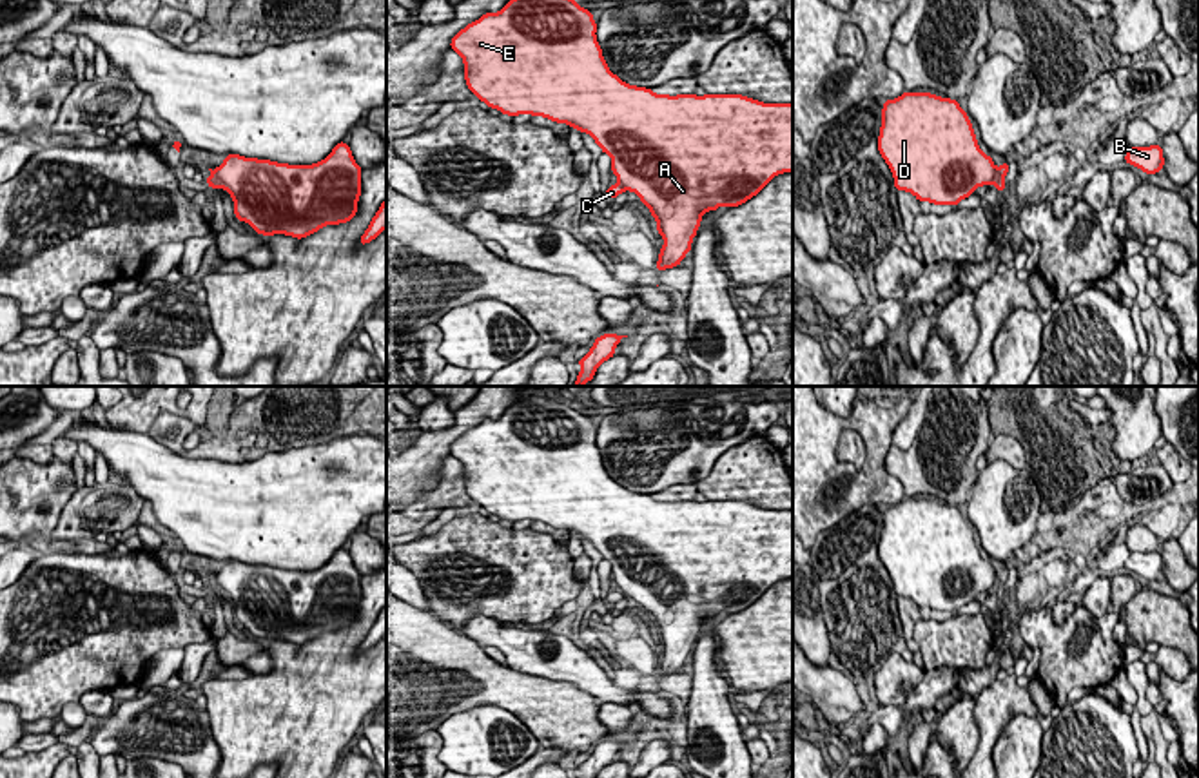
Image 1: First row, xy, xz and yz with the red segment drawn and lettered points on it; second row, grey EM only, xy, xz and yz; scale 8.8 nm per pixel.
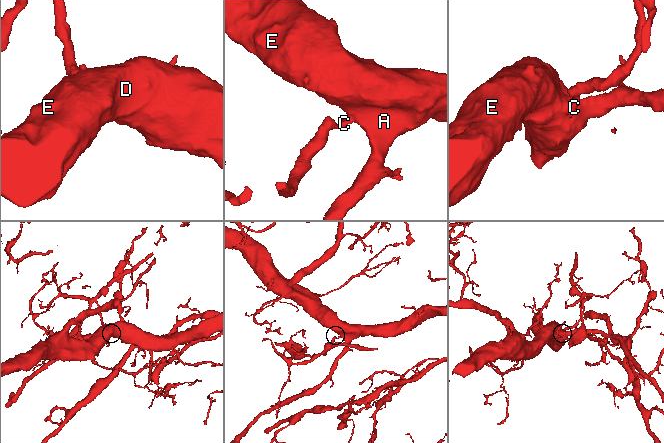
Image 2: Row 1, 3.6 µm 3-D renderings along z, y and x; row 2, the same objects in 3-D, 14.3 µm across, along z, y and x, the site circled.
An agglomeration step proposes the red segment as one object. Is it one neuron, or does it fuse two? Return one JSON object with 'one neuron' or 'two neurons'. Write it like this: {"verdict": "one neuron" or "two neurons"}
{"verdict": "two neurons"}

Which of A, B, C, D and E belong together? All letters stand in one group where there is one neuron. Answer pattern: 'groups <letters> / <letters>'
groups A B D E / C

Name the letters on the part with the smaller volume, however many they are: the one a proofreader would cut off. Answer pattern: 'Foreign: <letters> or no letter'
Foreign: C

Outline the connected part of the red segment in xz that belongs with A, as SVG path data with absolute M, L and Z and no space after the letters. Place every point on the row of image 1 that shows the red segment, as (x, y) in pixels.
M510 0L499 13L484 13L473 24L461 29L450 42L452 51L455 51L464 62L464 80L466 87L488 107L499 109L501 114L510 114L512 118L519 114L544 116L557 123L568 123L580 132L588 132L604 154L611 156L611 172L617 176L619 183L635 192L642 205L646 205L651 216L657 219L657 232L664 238L664 247L660 248L657 272L678 267L686 254L691 250L691 241L697 236L702 216L707 210L716 210L718 207L738 207L756 196L775 176L784 172L793 172L793 103L764 103L742 94L655 94L651 89L637 87L622 82L613 74L604 62L602 49L595 36L597 24L593 13L582 9L575 0Z

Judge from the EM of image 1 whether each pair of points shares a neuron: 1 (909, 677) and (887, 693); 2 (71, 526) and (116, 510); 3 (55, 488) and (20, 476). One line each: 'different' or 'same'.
1: same
2: same
3: same

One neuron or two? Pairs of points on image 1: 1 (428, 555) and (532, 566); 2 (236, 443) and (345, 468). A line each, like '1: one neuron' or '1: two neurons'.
1: one neuron
2: two neurons

